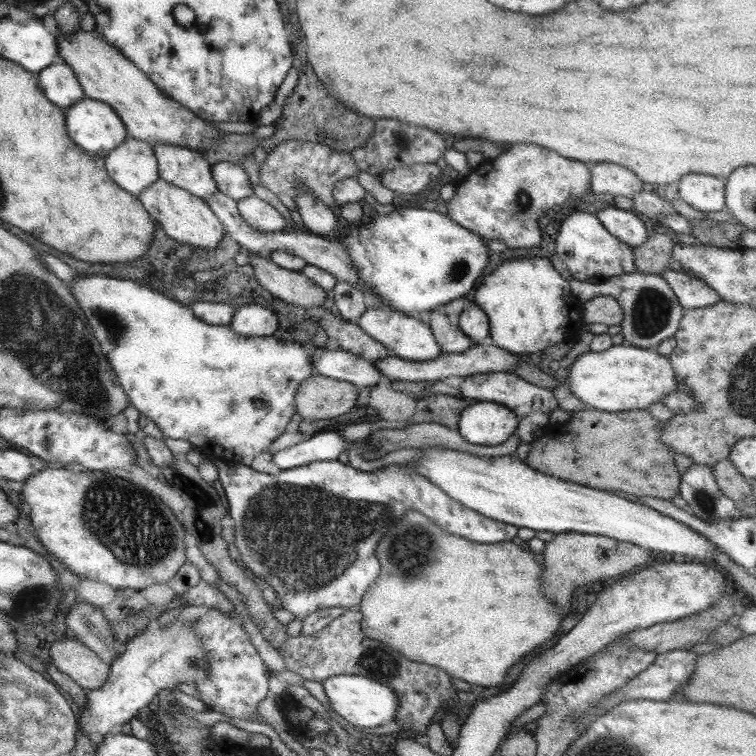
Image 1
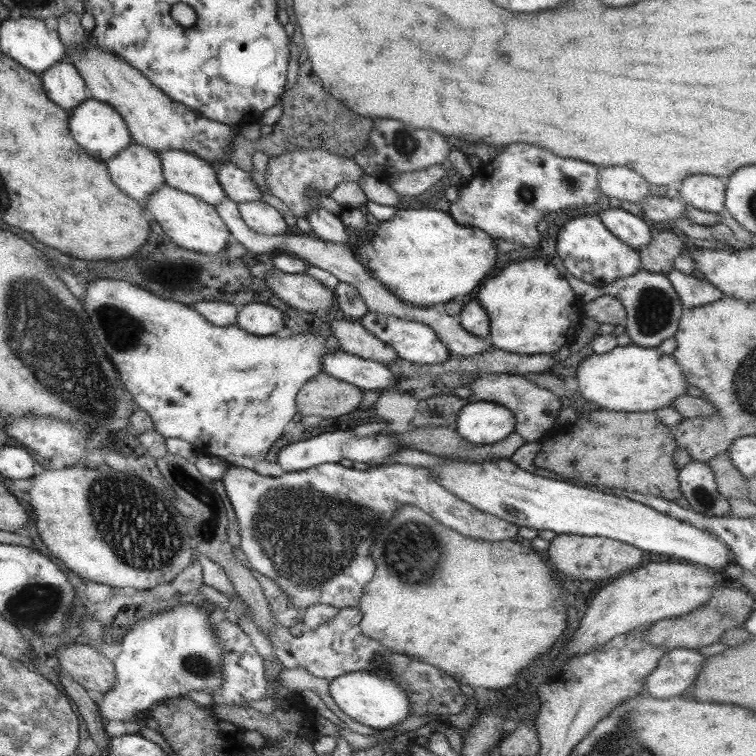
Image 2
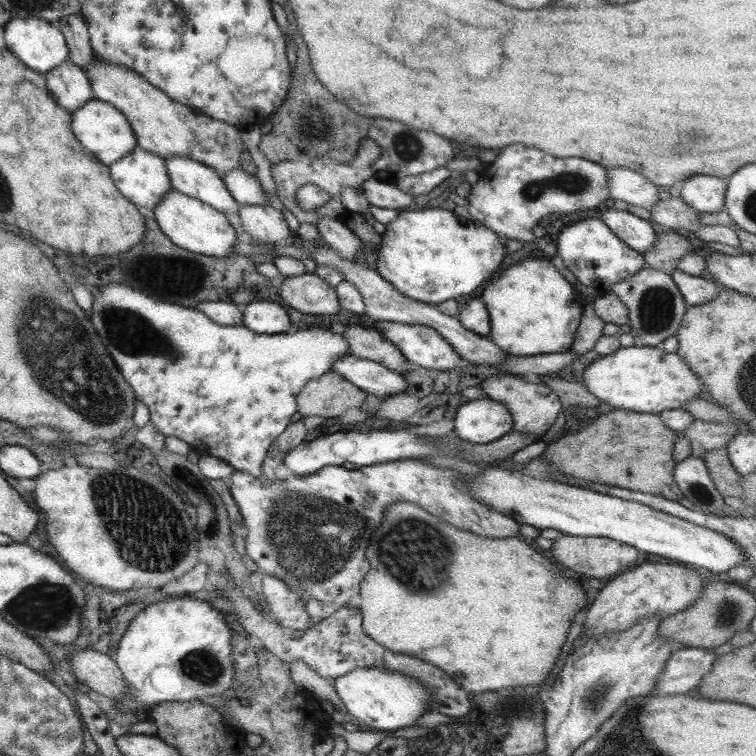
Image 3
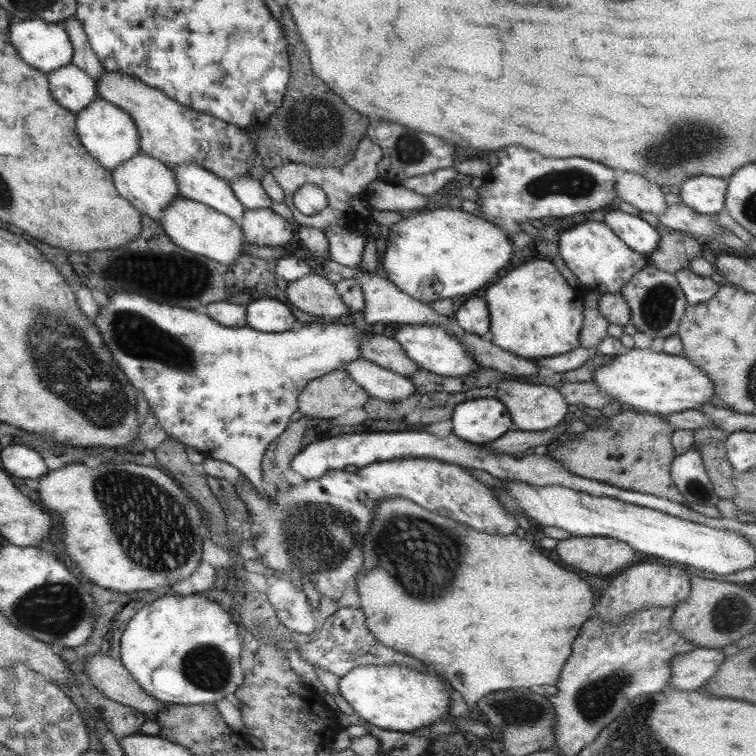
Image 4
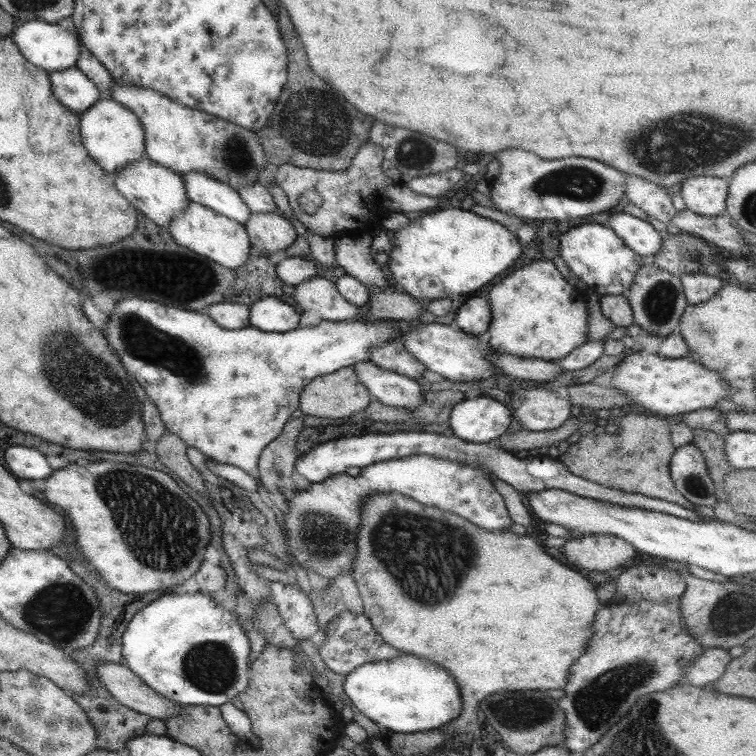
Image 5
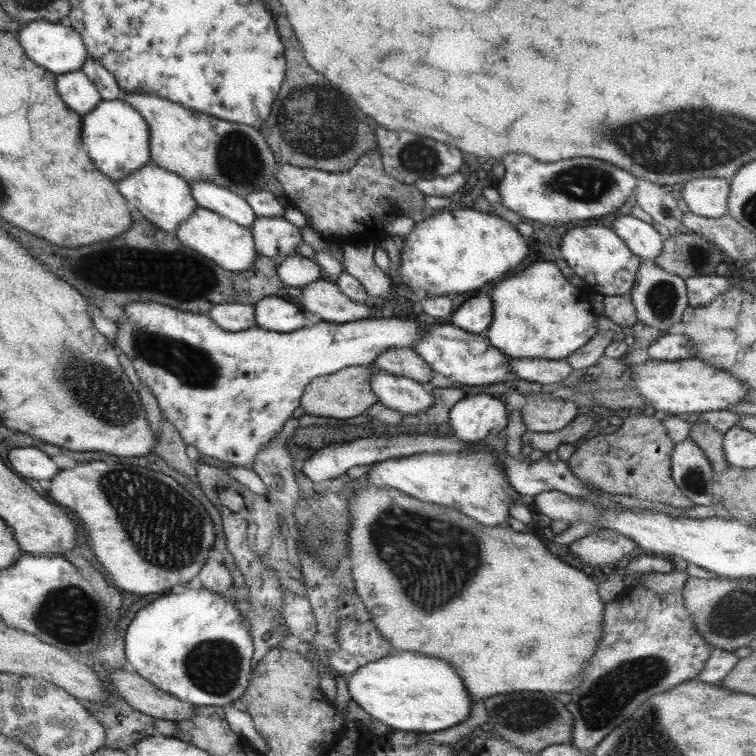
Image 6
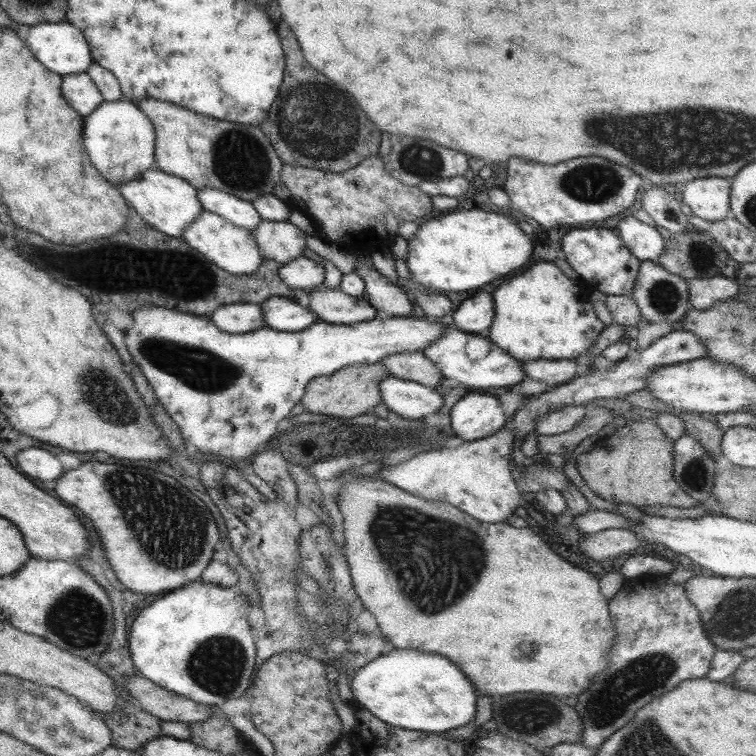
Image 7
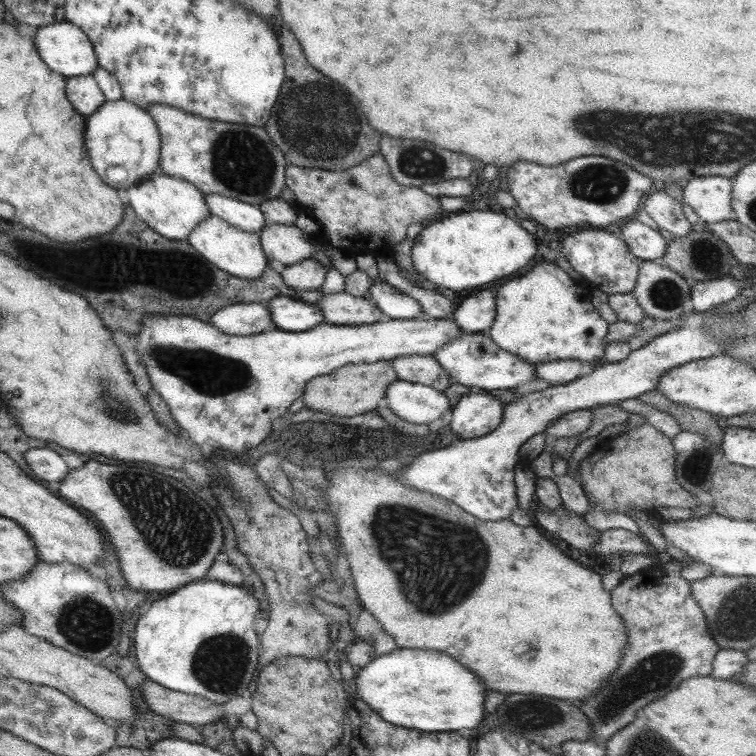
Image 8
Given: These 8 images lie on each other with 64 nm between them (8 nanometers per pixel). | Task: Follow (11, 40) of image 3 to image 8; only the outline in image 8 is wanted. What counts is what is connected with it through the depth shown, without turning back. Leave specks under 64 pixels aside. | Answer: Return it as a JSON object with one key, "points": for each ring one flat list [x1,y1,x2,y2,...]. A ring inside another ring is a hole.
{"points":[[65,20,53,24,43,25,29,30,32,43,36,48,41,62,51,72,66,77,90,75,97,67,96,54,93,52,92,44,74,24]]}

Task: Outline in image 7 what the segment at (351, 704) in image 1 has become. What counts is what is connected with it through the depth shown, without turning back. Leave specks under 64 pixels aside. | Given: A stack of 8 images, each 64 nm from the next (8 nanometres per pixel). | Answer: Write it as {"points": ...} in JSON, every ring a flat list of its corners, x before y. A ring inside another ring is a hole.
{"points":[[390,647,384,654,379,655,375,660,368,662,353,673,350,684,352,698,385,724,410,731,437,734,467,724,475,714,473,686,467,682,467,678,460,668,449,664,449,660,443,656,415,652,413,649,401,650]]}

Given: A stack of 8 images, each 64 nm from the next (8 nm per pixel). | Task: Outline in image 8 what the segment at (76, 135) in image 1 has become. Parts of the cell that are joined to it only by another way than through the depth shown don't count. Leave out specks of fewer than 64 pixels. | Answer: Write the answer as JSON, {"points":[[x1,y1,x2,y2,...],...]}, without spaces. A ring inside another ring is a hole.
{"points":[[122,98,116,101,105,101,84,121,84,149,93,170,101,176,101,180,107,178,105,170,111,166,122,166,125,169,127,176,120,182,109,184,111,188,125,190,128,186,141,182,144,176,159,170,159,133,154,120,144,109]]}

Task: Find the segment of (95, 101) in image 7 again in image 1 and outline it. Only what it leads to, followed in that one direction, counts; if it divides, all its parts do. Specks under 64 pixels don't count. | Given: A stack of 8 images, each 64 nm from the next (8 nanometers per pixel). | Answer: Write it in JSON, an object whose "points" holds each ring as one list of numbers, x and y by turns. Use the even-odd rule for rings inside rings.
{"points":[[63,62,51,63,42,68,36,77,43,96,61,109,66,109,84,96,73,71]]}

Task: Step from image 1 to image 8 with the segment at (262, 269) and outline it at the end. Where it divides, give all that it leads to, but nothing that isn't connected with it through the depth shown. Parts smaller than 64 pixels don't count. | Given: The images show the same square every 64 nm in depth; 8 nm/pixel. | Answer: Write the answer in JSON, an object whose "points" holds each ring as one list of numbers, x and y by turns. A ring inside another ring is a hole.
{"points":[[345,291,323,293,316,307,321,311,324,322,332,325,369,324,385,319,373,300,354,297]]}

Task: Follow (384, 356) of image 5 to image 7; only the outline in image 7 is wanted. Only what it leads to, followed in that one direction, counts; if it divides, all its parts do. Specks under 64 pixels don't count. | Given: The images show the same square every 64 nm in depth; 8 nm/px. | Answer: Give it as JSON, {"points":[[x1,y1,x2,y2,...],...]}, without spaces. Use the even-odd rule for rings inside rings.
{"points":[[417,351,391,354,381,358,380,362,387,369,387,373,397,379,411,380,433,389,437,389,439,382,443,380,441,371]]}

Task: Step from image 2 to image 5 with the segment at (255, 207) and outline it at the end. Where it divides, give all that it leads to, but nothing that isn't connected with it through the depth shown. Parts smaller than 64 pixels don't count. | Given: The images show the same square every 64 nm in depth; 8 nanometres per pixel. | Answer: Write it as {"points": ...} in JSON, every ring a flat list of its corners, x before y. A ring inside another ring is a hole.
{"points":[[275,212,249,213,242,225,250,246,260,254,284,250,297,236,291,223]]}

